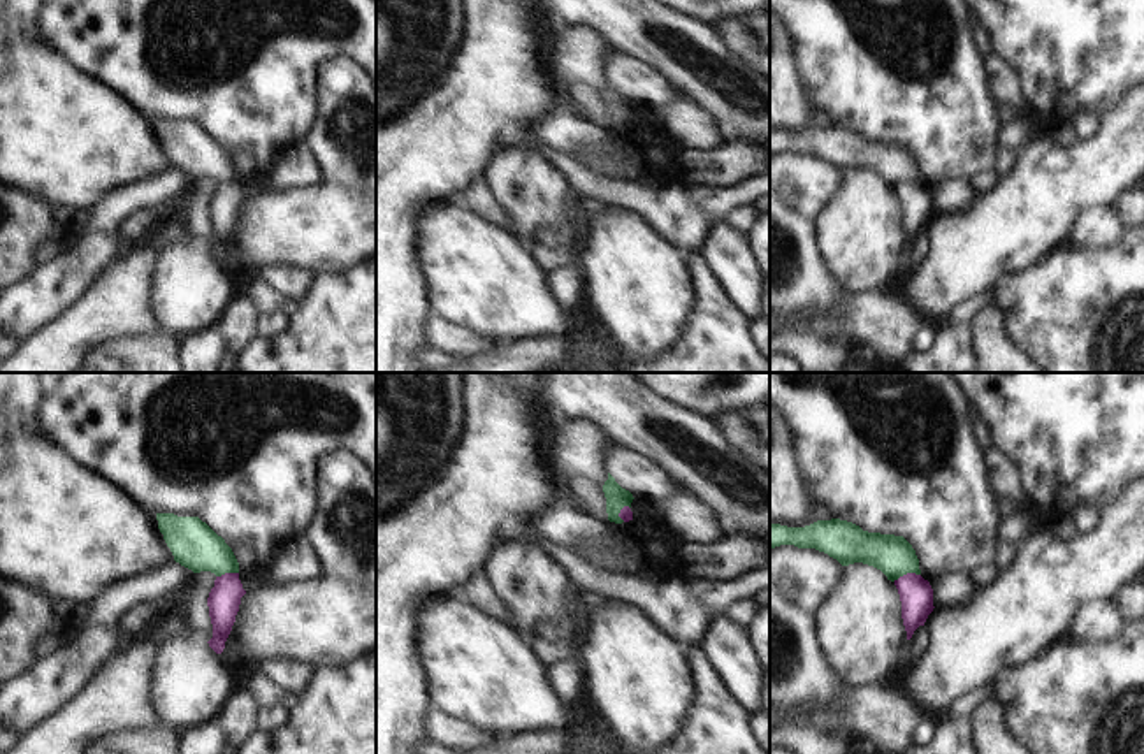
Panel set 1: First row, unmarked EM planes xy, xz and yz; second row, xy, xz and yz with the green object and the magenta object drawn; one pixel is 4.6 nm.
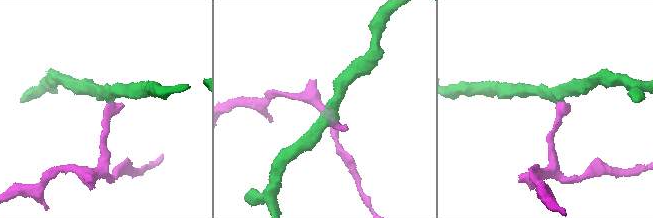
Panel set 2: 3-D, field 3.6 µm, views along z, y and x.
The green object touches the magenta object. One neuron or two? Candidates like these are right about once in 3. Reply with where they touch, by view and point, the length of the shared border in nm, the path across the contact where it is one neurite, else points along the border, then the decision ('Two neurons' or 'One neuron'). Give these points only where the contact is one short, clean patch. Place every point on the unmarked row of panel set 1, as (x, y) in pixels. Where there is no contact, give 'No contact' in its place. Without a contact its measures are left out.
Touches green at yz (905, 180). Shared border 130 nm. Boundary: yz (919, 180), (904, 180), (893, 187). Two neurons.

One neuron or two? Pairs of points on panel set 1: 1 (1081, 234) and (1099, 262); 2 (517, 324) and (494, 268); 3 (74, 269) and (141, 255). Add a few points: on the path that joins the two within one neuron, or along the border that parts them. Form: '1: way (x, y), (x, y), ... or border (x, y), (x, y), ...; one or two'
1: border (1125, 229), (1113, 245), (1100, 248), (1069, 243); two
2: way (517, 310), (494, 282); one
3: border (120, 253), (88, 290); two

